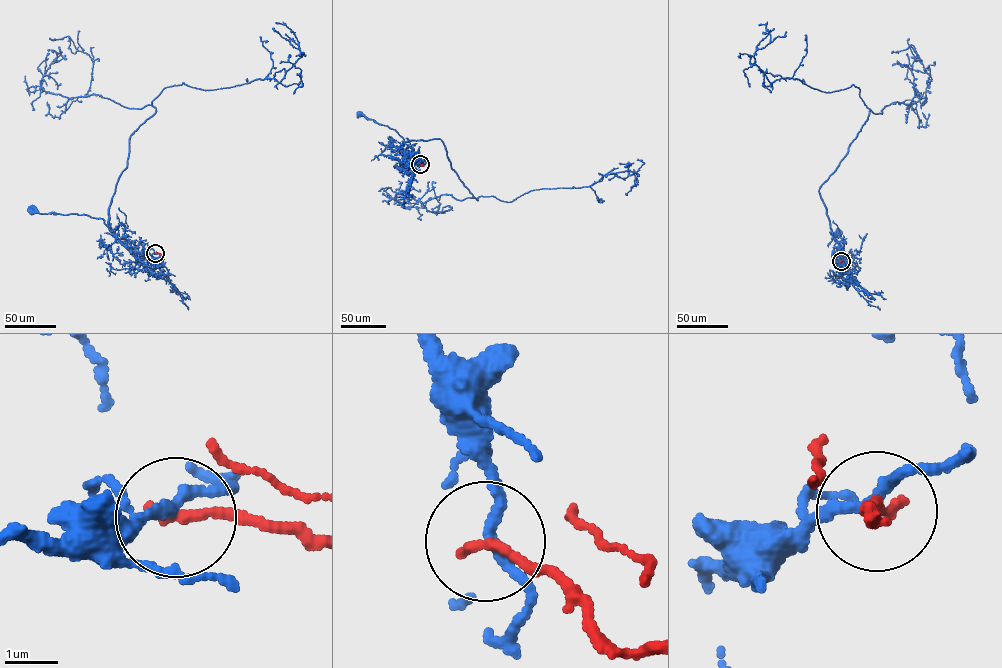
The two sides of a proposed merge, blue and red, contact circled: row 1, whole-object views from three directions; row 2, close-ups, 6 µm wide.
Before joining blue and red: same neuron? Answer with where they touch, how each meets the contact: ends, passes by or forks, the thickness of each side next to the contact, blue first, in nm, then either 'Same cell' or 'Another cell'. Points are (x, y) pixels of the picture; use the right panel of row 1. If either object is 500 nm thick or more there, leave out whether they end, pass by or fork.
Place: (841, 261). At the ring blue passes by. At the ring red ends. Thickness 200 nm (blue) against 200 nm. Another cell

